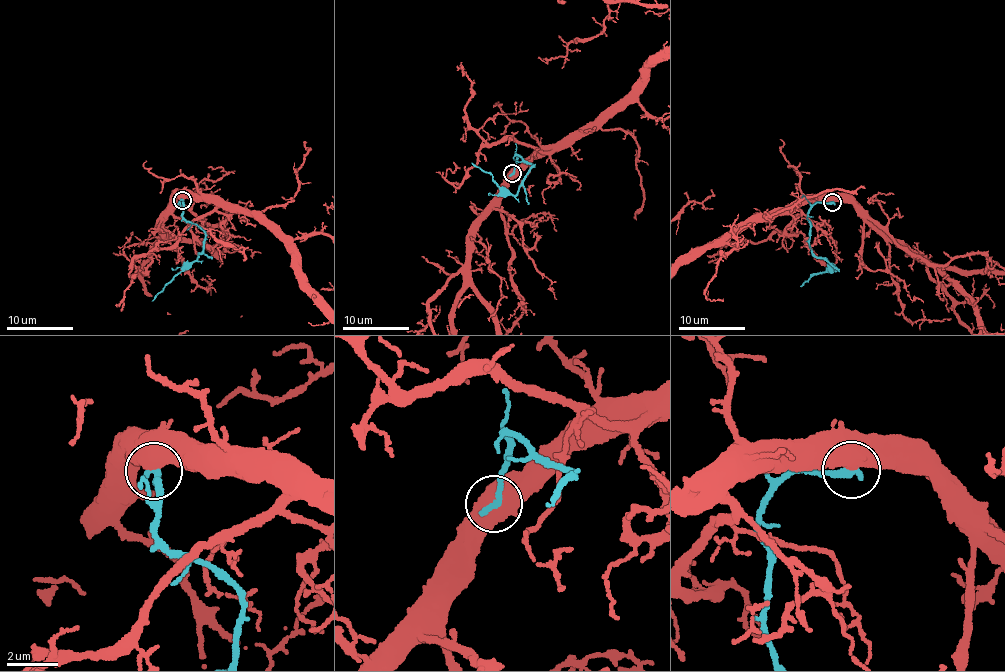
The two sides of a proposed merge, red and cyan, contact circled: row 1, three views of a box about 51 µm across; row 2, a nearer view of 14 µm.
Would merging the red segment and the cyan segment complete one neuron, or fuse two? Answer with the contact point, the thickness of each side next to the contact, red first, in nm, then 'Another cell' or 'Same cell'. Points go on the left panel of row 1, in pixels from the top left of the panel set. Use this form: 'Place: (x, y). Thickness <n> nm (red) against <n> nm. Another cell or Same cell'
Place: (182, 200). Thickness 950 nm (red) against 280 nm. Another cell

